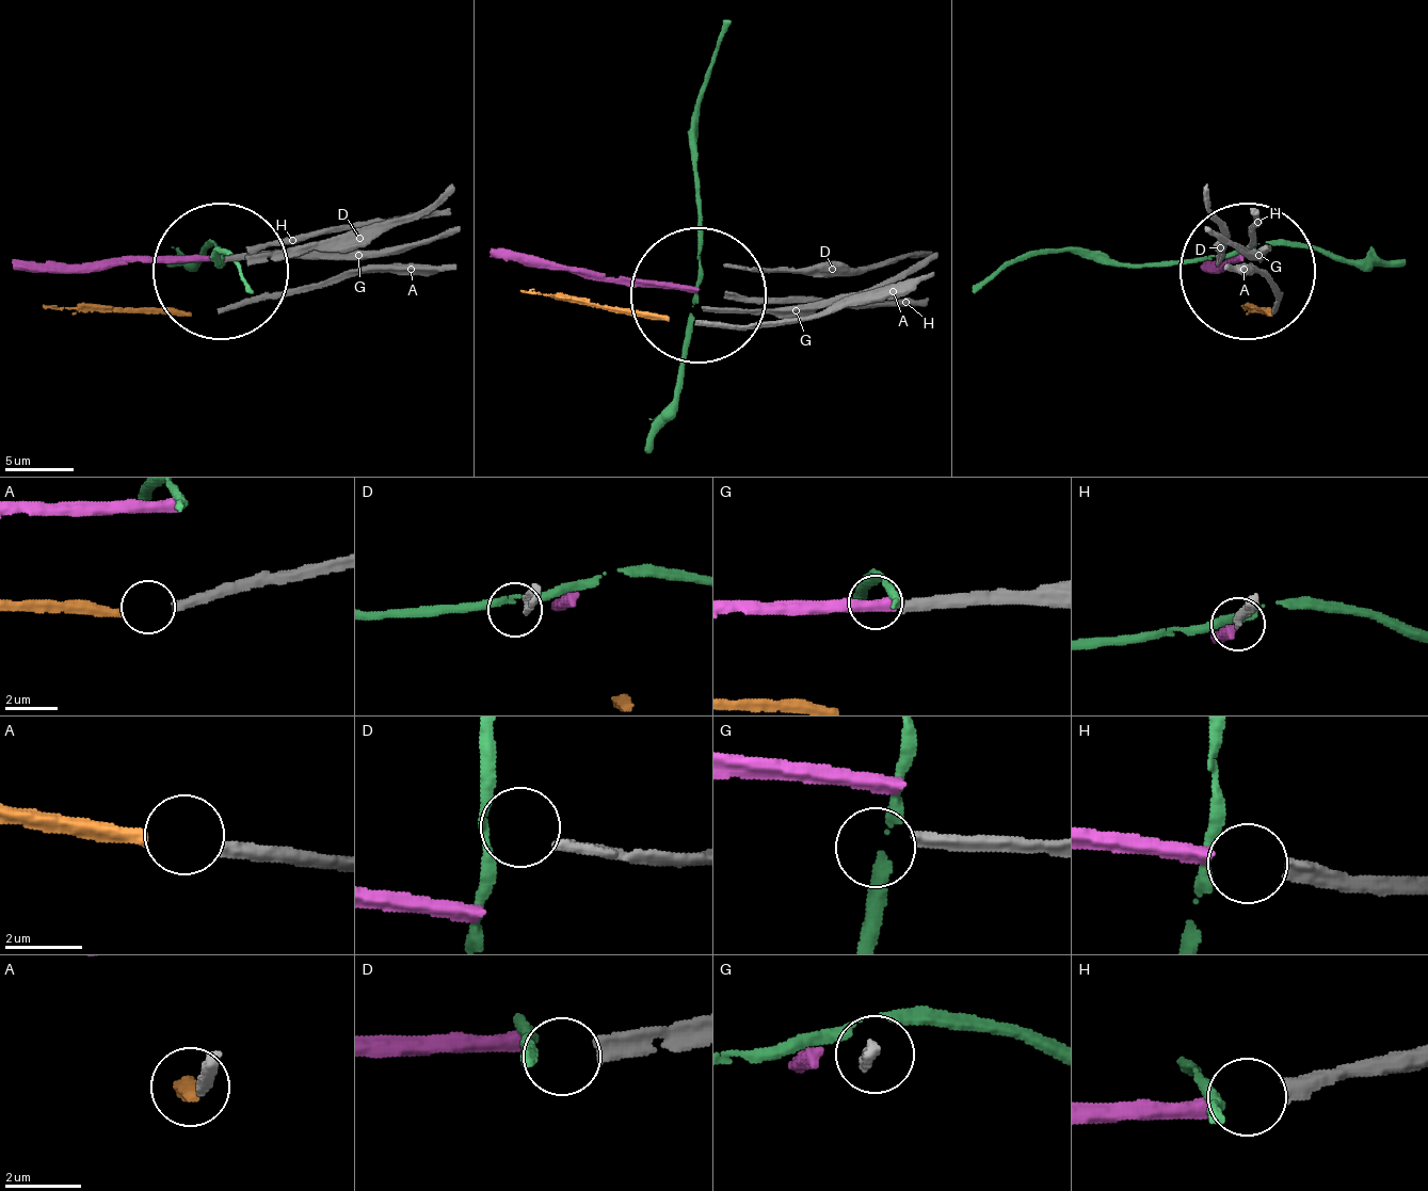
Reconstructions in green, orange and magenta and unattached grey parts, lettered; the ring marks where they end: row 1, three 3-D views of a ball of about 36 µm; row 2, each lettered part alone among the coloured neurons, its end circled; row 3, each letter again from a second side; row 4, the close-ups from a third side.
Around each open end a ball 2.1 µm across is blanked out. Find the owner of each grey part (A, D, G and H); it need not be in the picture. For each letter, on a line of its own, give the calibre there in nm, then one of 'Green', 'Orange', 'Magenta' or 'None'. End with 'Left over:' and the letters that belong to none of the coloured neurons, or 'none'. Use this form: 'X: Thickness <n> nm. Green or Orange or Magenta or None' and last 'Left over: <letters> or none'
A: Thickness 320 nm. Orange
D: Thickness 380 nm. None
G: Thickness 380 nm. None
H: Thickness 400 nm. Magenta
Left over: D, G

